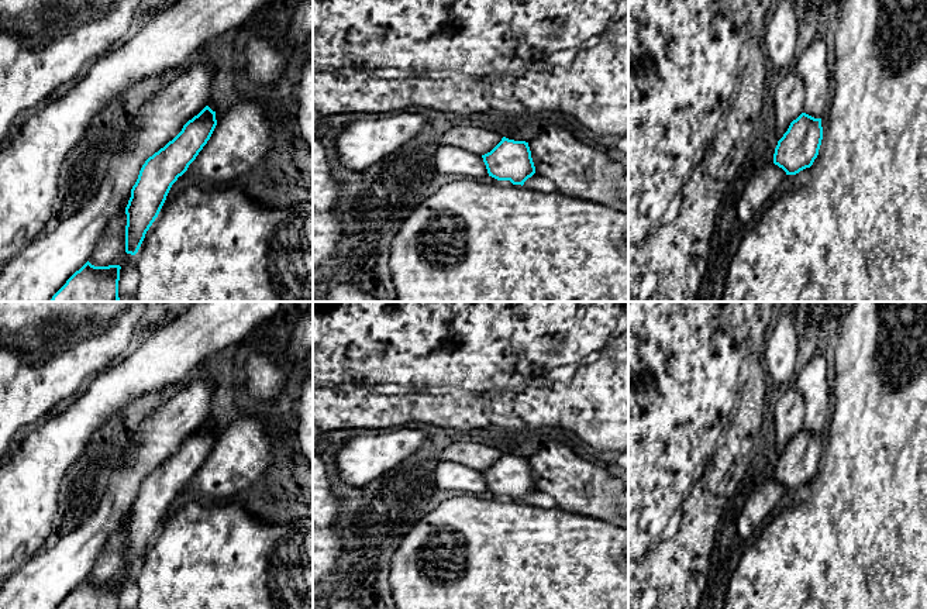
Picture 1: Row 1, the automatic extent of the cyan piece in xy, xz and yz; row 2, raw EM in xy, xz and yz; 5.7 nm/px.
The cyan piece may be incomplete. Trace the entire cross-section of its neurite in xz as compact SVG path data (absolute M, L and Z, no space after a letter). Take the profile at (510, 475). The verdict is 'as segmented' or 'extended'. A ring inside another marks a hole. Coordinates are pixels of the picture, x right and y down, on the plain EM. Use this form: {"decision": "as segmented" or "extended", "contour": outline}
{"decision": "as segmented", "contour": "M506 453L487 469L482 471L489 492L510 496L513 500L524 498L535 489L528 458Z"}

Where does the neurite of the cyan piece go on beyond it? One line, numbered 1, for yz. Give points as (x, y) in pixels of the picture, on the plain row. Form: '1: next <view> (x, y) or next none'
1: next none

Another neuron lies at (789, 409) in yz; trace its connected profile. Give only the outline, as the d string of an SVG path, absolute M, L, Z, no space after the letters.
M796 385L790 386L773 403L773 433L778 455L788 447L790 438L803 429L804 409L804 398Z

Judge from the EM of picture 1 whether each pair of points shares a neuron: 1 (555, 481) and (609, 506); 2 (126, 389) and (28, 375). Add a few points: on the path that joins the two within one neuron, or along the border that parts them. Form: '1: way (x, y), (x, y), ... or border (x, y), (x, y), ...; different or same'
1: way (568, 481), (574, 481), (596, 501); same
2: border (116, 360), (92, 378); different

